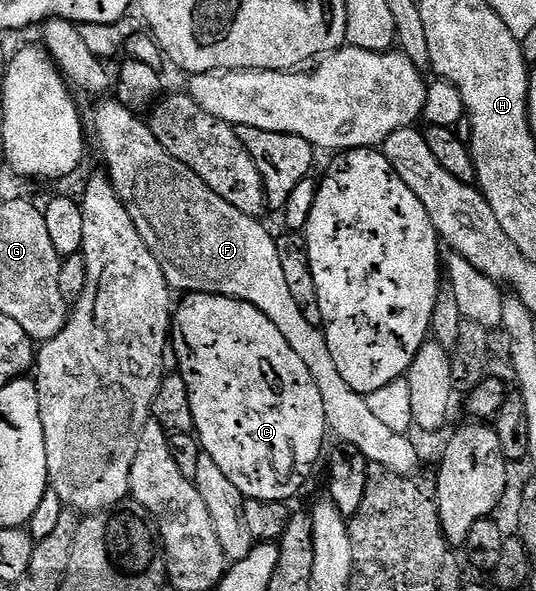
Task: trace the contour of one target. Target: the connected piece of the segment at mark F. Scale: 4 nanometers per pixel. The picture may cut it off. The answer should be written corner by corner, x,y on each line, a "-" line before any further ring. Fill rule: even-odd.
104,99
99,102
96,114
90,121
90,129
96,132
96,141
100,144
100,149
104,152
104,165
108,181
114,187
118,199
124,207
138,235
146,243
150,255
158,261
158,267
162,267
162,275
166,275
169,286
181,294
190,293
209,293
210,295
222,295
230,299
238,299
258,307
278,331
282,331
286,343
290,343
290,348
298,359
302,359
302,364
310,370
310,375
314,379
314,384
318,387
318,392
322,394
322,407
326,407
326,423
328,431
337,442
358,447
362,455
366,455
368,462
374,465
381,465
395,473
405,475
415,474
416,464
420,461
420,453
416,450
416,445
411,441
411,436
390,431
390,427
383,425
374,414
370,412
367,396
354,387
346,384
346,379
338,375
338,366
330,355
330,347
326,347
323,328
314,323
310,323
298,311
298,303
294,303
294,295
290,295
290,287
286,284
286,278
282,272
280,260
278,260
278,247
276,237
268,234
268,229
255,217
246,215
238,211
222,195
210,191
194,171
190,171
174,155
170,155
154,139
152,126
147,120
141,119
135,112
128,110
119,104
115,99

